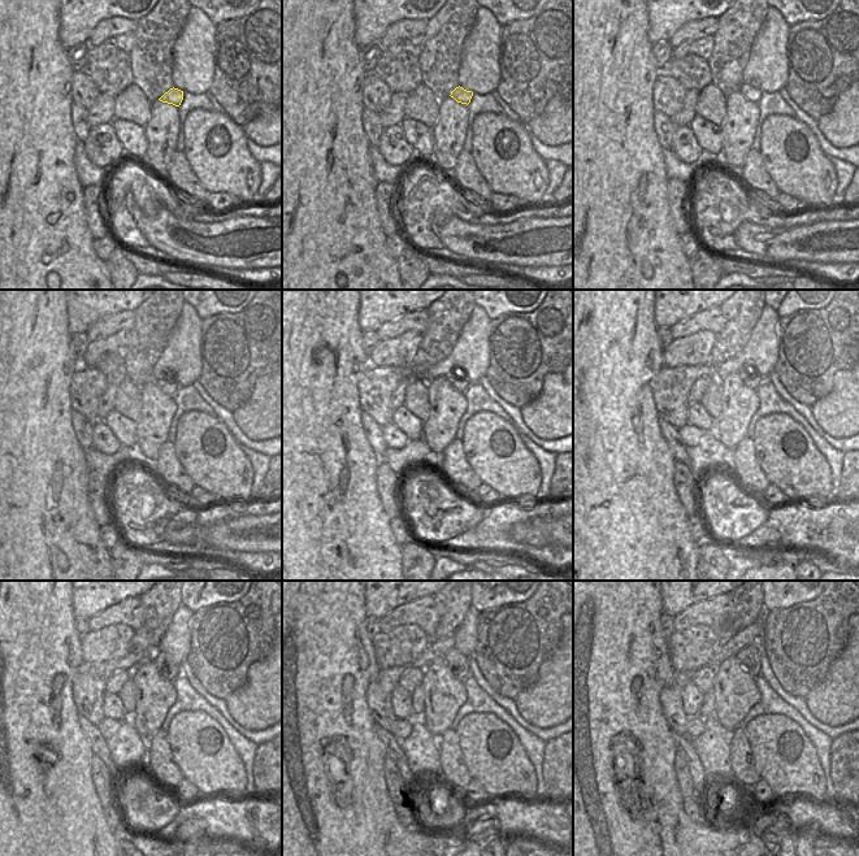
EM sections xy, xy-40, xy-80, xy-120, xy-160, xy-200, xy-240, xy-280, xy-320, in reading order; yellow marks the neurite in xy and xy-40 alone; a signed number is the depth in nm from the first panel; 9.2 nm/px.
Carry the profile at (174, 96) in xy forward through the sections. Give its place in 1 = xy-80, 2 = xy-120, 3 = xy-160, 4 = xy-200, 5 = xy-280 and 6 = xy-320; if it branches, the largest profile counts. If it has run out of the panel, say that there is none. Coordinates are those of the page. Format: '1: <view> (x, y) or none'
1: xy-80 (749, 92)
2: xy-120 (168, 385)
3: xy-160 (458, 379)
4: xy-200 (747, 373)
5: xy-280 (459, 664)
6: xy-320 (749, 656)

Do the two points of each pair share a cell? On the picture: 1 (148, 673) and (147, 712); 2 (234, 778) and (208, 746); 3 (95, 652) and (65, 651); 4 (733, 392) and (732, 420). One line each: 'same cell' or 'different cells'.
1: same cell
2: same cell
3: different cells
4: same cell

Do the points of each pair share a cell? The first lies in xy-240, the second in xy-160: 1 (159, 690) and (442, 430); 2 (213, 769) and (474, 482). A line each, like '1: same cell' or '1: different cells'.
1: same cell
2: different cells

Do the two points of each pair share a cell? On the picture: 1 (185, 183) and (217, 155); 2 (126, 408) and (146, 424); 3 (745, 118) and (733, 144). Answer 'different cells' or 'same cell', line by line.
1: different cells
2: different cells
3: same cell

